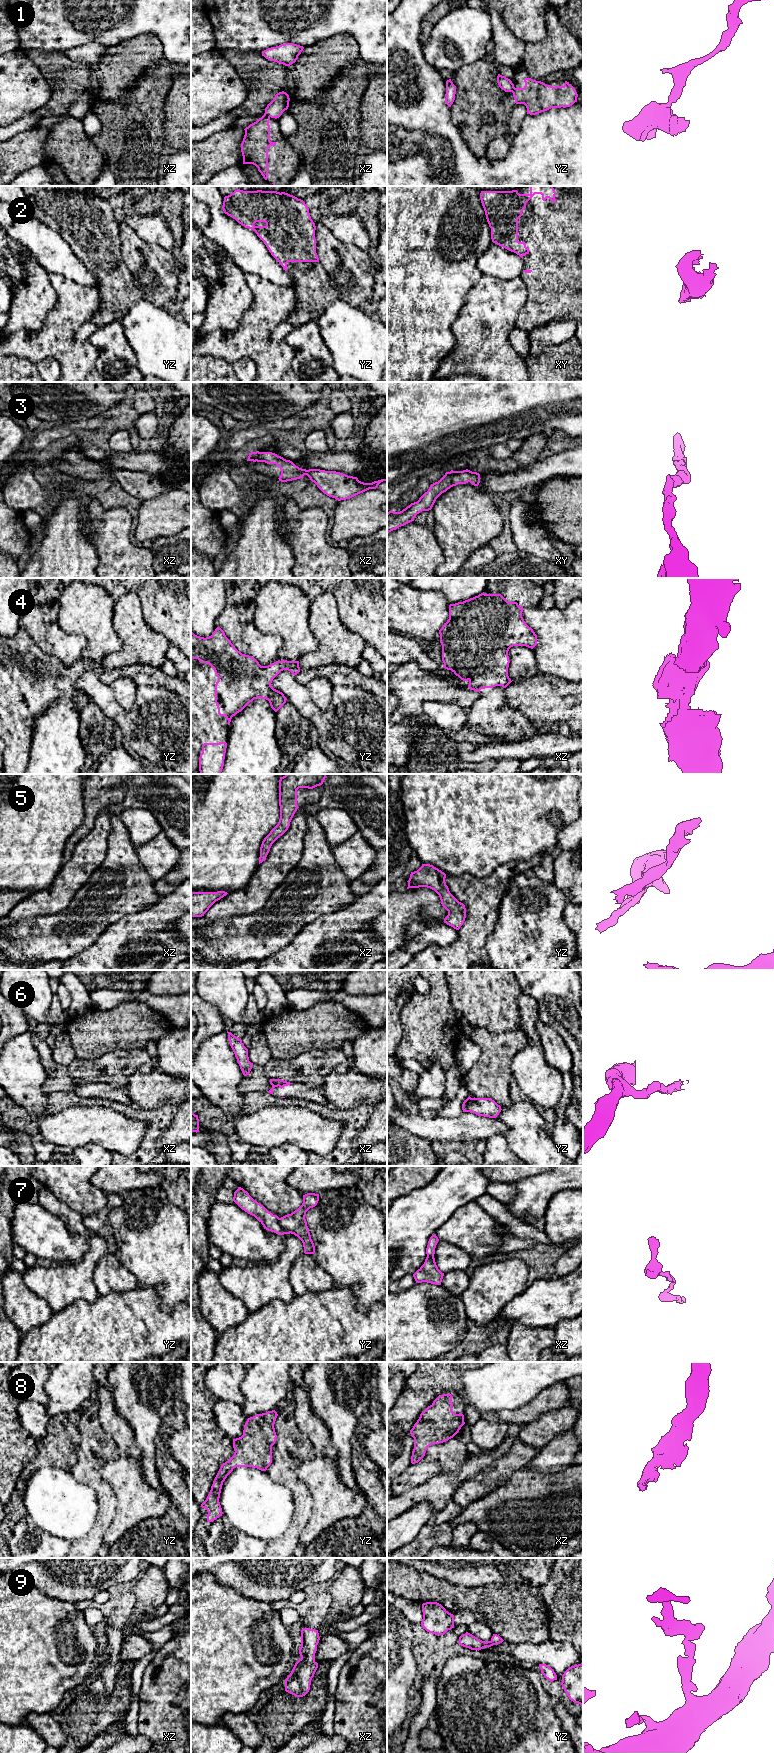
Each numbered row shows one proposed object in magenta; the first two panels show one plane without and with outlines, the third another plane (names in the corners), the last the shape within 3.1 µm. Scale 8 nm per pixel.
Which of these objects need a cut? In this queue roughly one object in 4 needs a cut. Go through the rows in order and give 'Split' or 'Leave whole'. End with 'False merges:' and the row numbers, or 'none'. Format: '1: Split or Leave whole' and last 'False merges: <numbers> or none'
1: Split
2: Leave whole
3: Leave whole
4: Leave whole
5: Leave whole
6: Leave whole
7: Split
8: Leave whole
9: Leave whole
False merges: 1, 7

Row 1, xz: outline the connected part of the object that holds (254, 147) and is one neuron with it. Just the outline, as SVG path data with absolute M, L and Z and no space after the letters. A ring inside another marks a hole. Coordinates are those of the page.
M263 115L256 122L246 127L241 143L243 164L253 164L263 178L268 178L268 148L276 142L270 141L270 117Z

